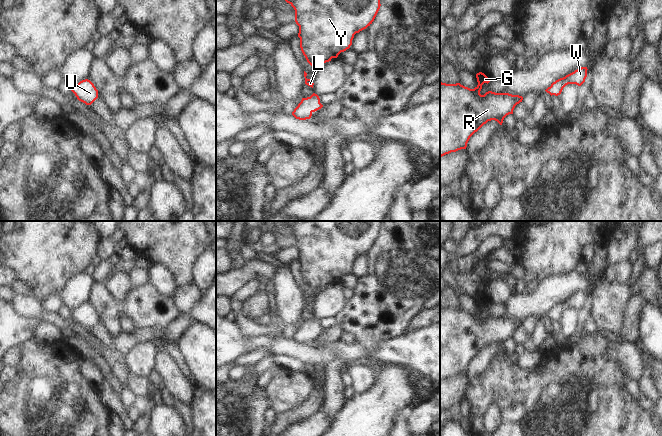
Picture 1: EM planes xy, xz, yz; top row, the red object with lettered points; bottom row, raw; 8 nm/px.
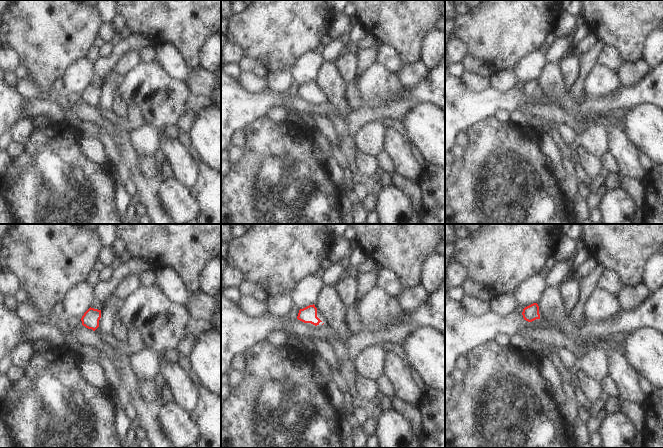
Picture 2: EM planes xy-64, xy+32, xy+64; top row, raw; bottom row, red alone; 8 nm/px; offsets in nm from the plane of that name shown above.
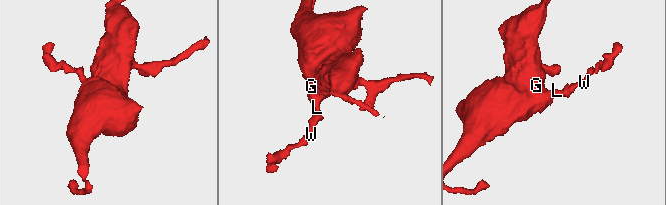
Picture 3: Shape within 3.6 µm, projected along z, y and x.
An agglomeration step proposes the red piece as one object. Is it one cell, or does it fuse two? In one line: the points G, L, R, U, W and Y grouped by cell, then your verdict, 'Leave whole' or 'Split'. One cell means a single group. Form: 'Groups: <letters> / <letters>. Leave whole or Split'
Groups: G L R U W Y. Leave whole

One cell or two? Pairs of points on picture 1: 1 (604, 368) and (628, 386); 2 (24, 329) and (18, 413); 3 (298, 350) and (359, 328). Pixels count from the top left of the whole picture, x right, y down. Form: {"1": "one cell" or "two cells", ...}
{"1": "two cells", "2": "two cells", "3": "two cells"}

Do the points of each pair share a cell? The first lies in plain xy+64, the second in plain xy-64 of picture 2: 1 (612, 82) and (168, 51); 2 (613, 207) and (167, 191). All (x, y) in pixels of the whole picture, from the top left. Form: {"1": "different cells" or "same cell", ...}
{"1": "different cells", "2": "same cell"}

